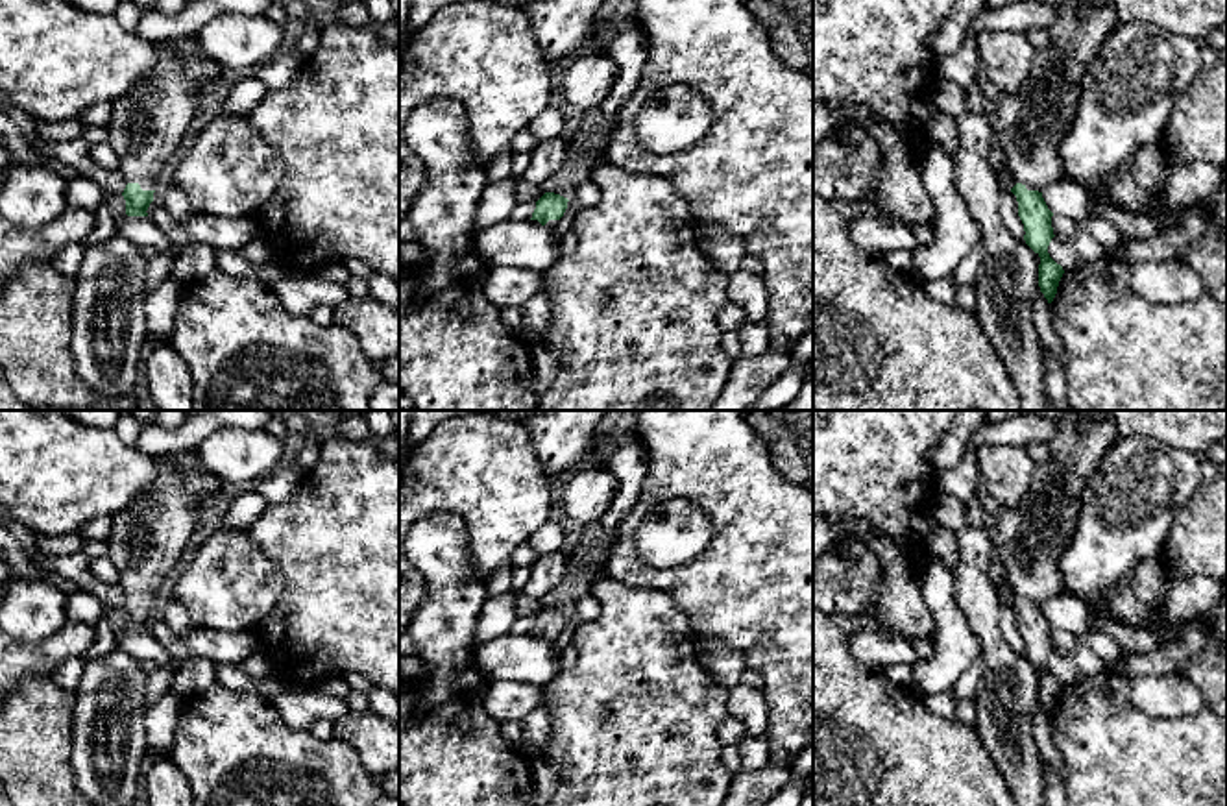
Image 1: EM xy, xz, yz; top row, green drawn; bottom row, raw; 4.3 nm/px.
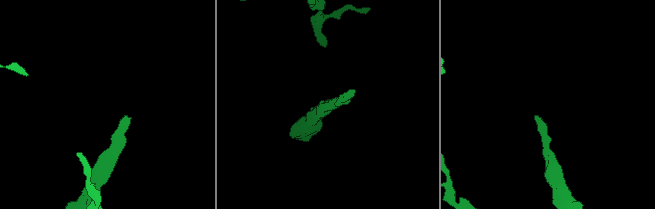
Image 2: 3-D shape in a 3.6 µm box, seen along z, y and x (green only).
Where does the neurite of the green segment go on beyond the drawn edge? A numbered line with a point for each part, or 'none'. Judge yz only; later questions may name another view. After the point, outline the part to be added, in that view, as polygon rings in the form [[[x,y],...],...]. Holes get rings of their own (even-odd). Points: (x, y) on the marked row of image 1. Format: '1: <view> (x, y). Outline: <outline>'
1: yz (1030, 126). Outline: [[[1059,0],[1053,6],[1057,18],[1048,26],[1051,43],[1037,50],[1022,89],[1014,94],[1000,94],[990,118],[996,144],[1007,155],[1005,170],[1027,190],[1039,192],[1064,177],[1059,150],[1079,109],[1081,81],[1090,59],[1120,22],[1112,0]]]

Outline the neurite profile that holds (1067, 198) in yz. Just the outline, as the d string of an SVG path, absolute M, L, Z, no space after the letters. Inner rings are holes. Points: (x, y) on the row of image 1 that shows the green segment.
M1063 177L1051 183L1042 190L1042 198L1053 214L1066 216L1077 224L1090 216L1088 205L1092 196L1083 185L1072 179Z

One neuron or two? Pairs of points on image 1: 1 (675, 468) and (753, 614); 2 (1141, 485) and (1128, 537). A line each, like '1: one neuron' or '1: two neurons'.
1: one neuron
2: one neuron

